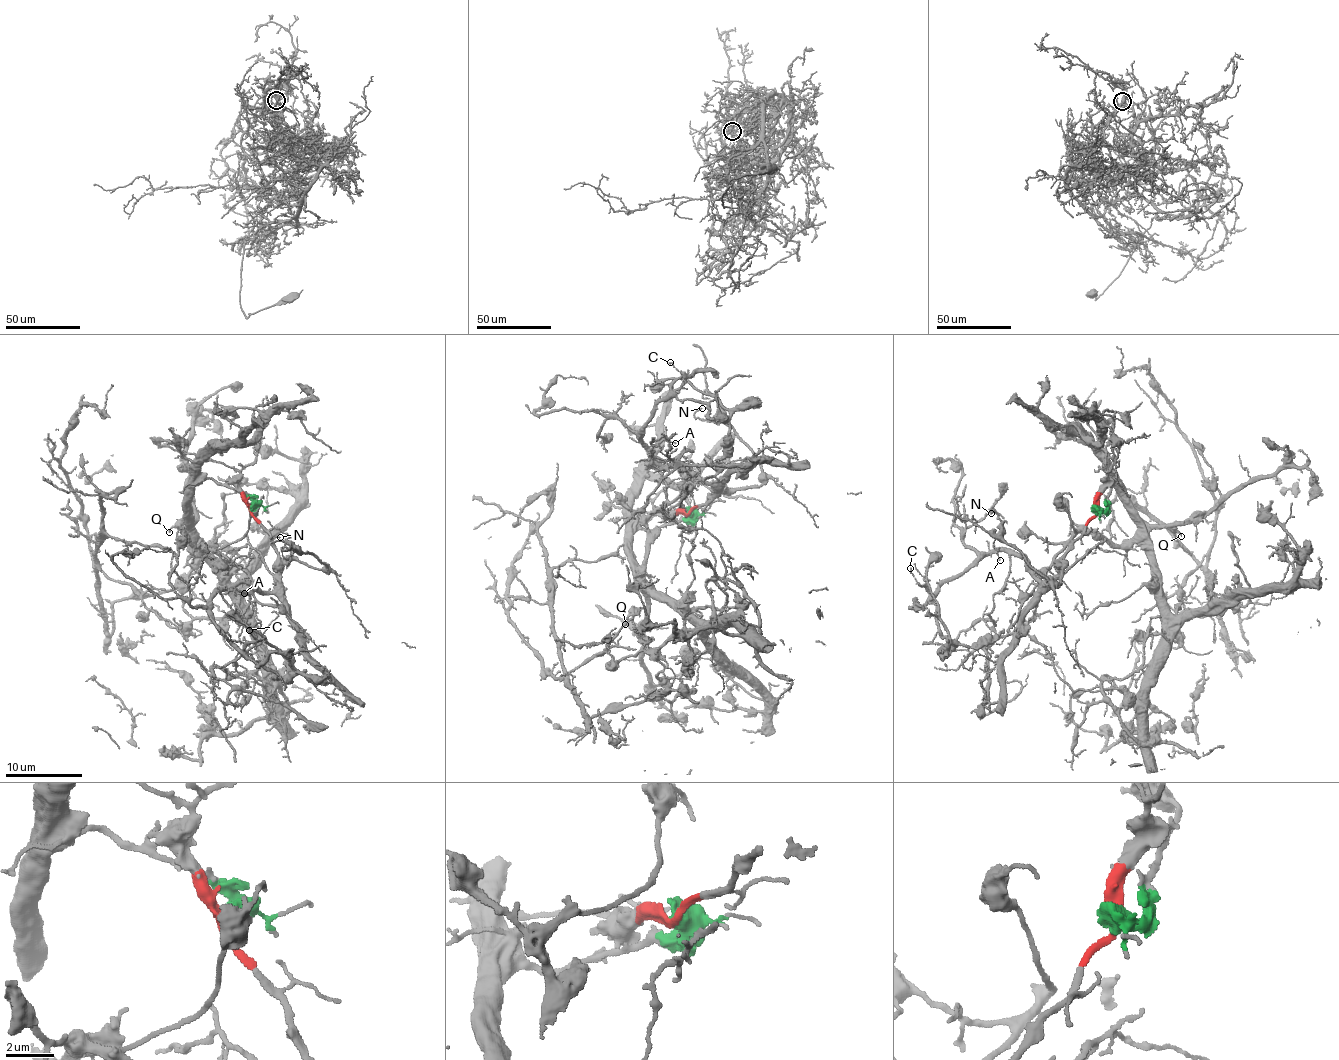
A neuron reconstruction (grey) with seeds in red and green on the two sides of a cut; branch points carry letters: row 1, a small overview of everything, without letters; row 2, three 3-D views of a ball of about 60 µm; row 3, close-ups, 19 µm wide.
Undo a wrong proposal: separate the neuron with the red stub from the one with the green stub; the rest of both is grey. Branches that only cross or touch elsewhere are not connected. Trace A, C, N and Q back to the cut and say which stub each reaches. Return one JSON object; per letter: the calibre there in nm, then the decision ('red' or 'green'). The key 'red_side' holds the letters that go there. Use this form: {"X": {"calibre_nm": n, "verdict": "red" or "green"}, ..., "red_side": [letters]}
{"A": {"calibre_nm": 110, "verdict": "red"}, "C": {"calibre_nm": 140, "verdict": "red"}, "N": {"calibre_nm": 140, "verdict": "red"}, "Q": {"calibre_nm": 120, "verdict": "green"}, "red_side": ["A", "C", "N"]}

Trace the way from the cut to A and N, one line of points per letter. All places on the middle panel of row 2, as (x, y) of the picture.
A: (686, 515), (717, 489), (679, 465), (666, 465), (649, 449), (662, 440), (676, 444)
N: (686, 515), (720, 490), (757, 484), (761, 472), (760, 459), (730, 426), (695, 418), (702, 408)

